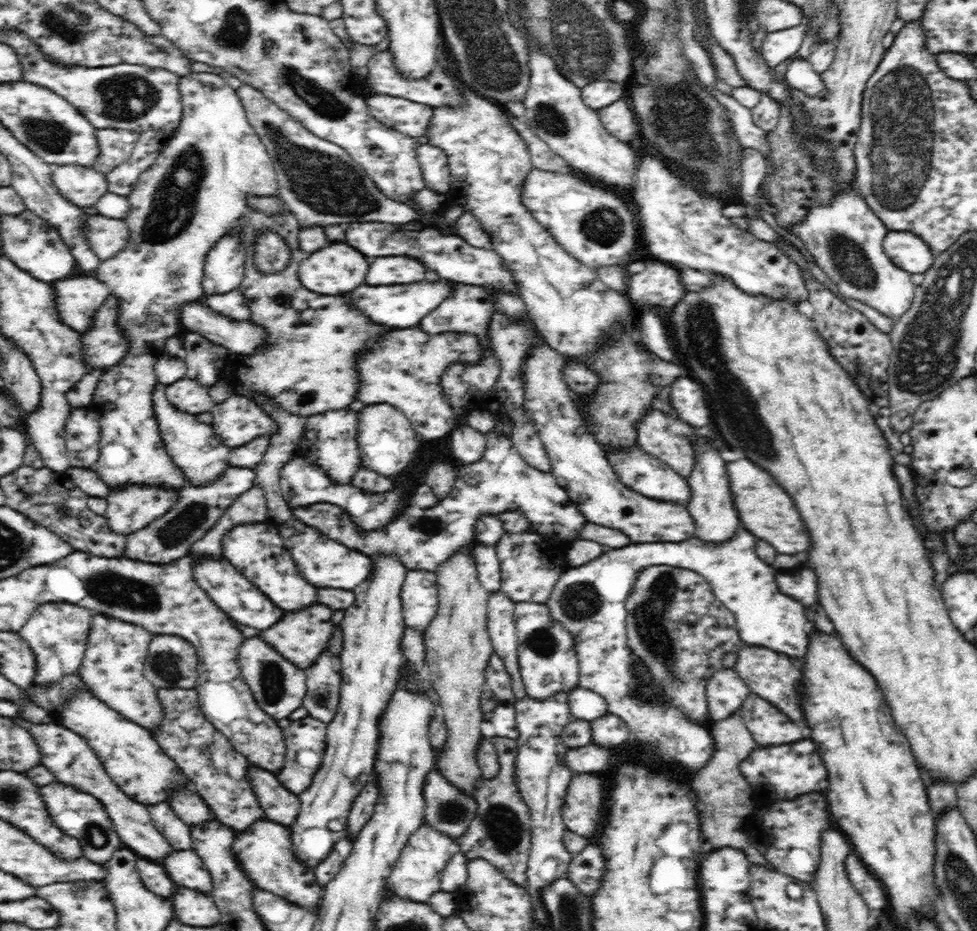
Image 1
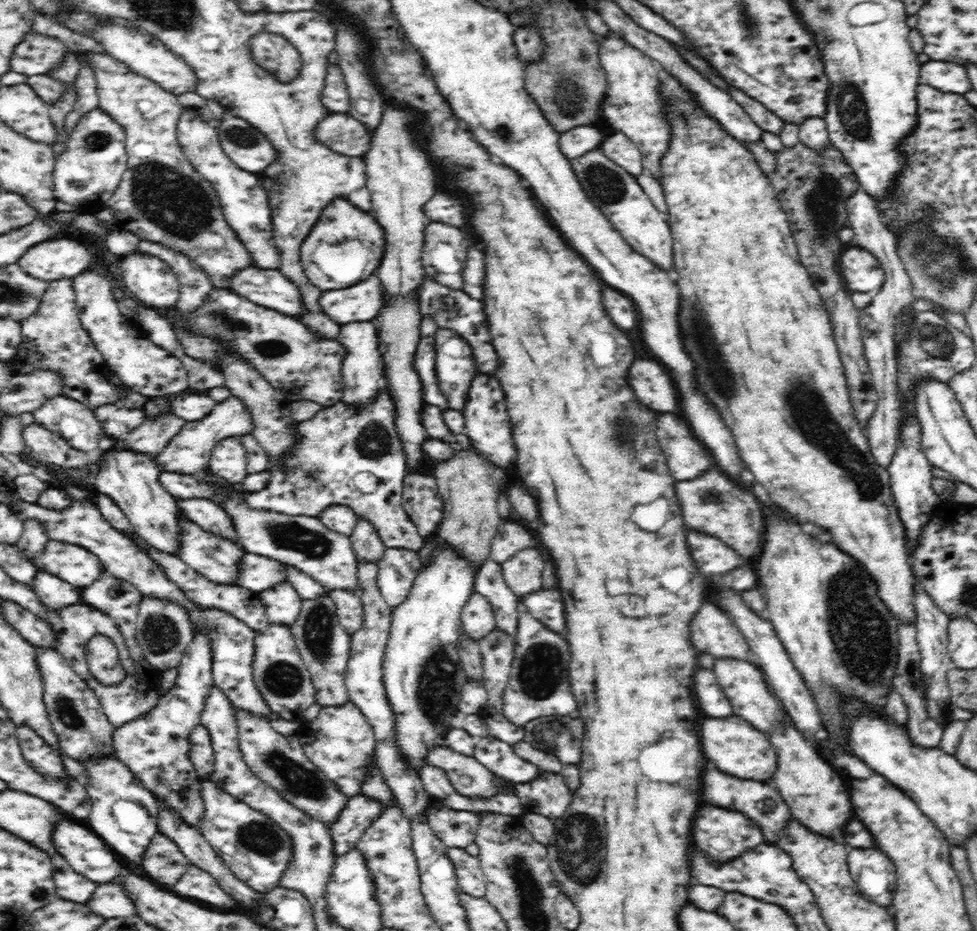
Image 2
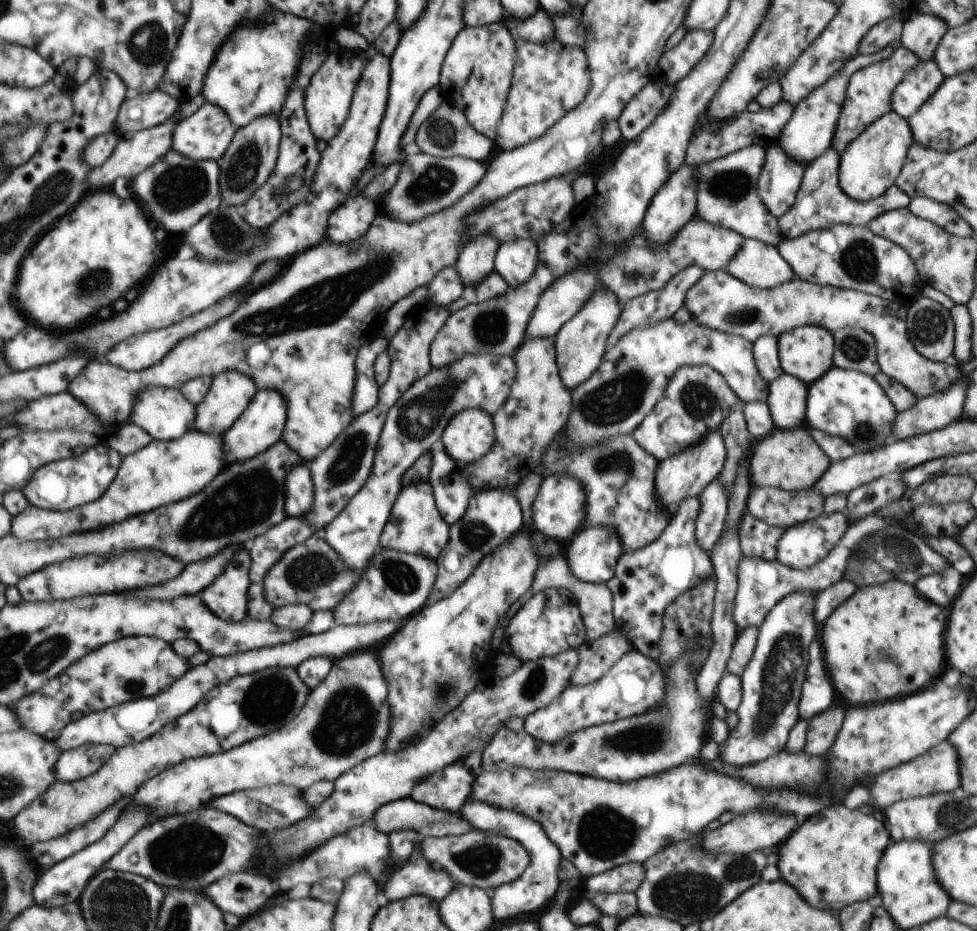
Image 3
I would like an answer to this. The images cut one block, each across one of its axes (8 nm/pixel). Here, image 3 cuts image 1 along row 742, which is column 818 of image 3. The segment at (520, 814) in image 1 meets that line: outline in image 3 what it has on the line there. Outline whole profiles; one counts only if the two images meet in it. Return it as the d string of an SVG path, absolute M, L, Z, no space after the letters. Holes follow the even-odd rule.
M752 486L747 512L773 527L802 524L824 514L825 496L812 489L783 491L774 487Z

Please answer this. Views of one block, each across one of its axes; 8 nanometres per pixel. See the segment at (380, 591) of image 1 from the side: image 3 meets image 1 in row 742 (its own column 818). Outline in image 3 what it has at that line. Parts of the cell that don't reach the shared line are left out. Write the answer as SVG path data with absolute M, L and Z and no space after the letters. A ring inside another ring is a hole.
M820 325L799 326L776 337L779 361L784 373L791 374L810 385L833 367L835 342L833 333L828 329Z

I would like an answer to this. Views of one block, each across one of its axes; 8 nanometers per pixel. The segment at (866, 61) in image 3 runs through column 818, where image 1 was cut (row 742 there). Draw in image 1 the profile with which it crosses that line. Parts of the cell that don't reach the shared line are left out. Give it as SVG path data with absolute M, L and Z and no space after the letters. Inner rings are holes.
M86 689L75 692L63 706L61 714L57 715L56 721L84 737L88 746L99 756L108 776L111 776L126 796L140 801L140 804L158 804L171 797L174 791L193 789L191 782L177 764L164 754L148 729L128 720Z

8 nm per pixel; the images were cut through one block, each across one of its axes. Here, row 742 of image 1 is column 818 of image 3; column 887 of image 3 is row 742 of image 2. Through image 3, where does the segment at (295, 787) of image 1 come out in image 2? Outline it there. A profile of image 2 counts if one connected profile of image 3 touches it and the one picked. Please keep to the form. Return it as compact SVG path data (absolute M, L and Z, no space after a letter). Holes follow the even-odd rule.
M351 701L342 706L322 707L318 716L296 733L305 755L313 762L348 798L360 792L367 777L368 767L376 765L376 739L372 727L362 711Z

